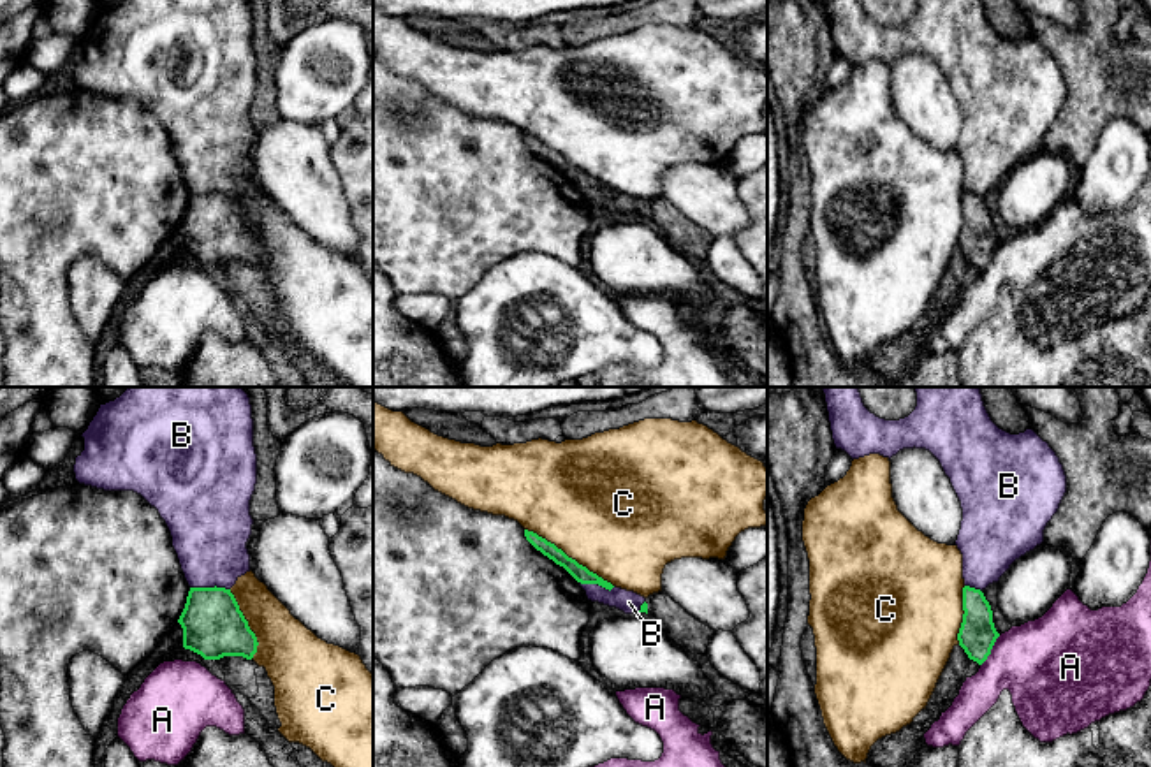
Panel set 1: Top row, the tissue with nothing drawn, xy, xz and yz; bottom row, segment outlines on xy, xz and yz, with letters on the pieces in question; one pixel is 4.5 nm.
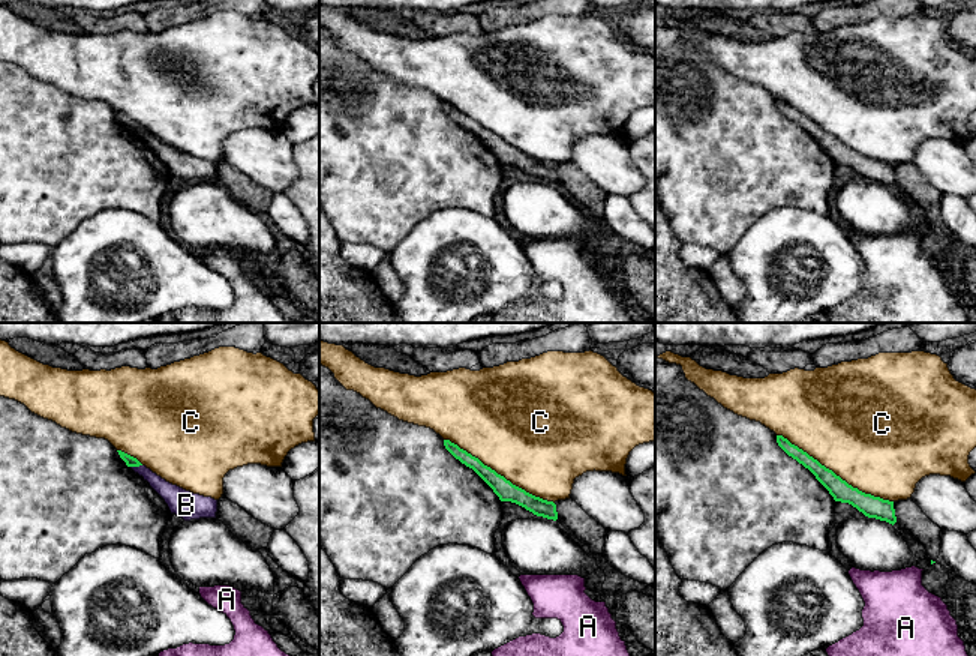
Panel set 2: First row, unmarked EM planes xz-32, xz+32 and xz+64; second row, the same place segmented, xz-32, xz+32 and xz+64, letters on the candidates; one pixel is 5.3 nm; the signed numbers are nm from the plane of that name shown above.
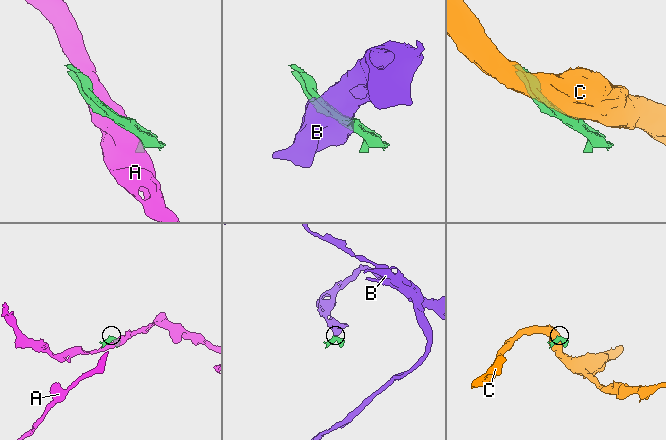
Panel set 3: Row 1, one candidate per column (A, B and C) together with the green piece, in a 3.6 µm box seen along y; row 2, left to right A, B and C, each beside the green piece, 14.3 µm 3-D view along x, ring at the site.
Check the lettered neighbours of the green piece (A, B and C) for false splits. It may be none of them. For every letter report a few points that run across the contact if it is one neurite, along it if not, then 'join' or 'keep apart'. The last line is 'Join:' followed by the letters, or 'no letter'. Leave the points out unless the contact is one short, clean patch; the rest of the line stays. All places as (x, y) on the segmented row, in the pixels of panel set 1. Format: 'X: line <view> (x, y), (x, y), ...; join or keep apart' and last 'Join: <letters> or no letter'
A: keep apart
B: keep apart
C: keep apart
Join: no letter

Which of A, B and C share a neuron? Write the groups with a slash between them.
A / B / C

